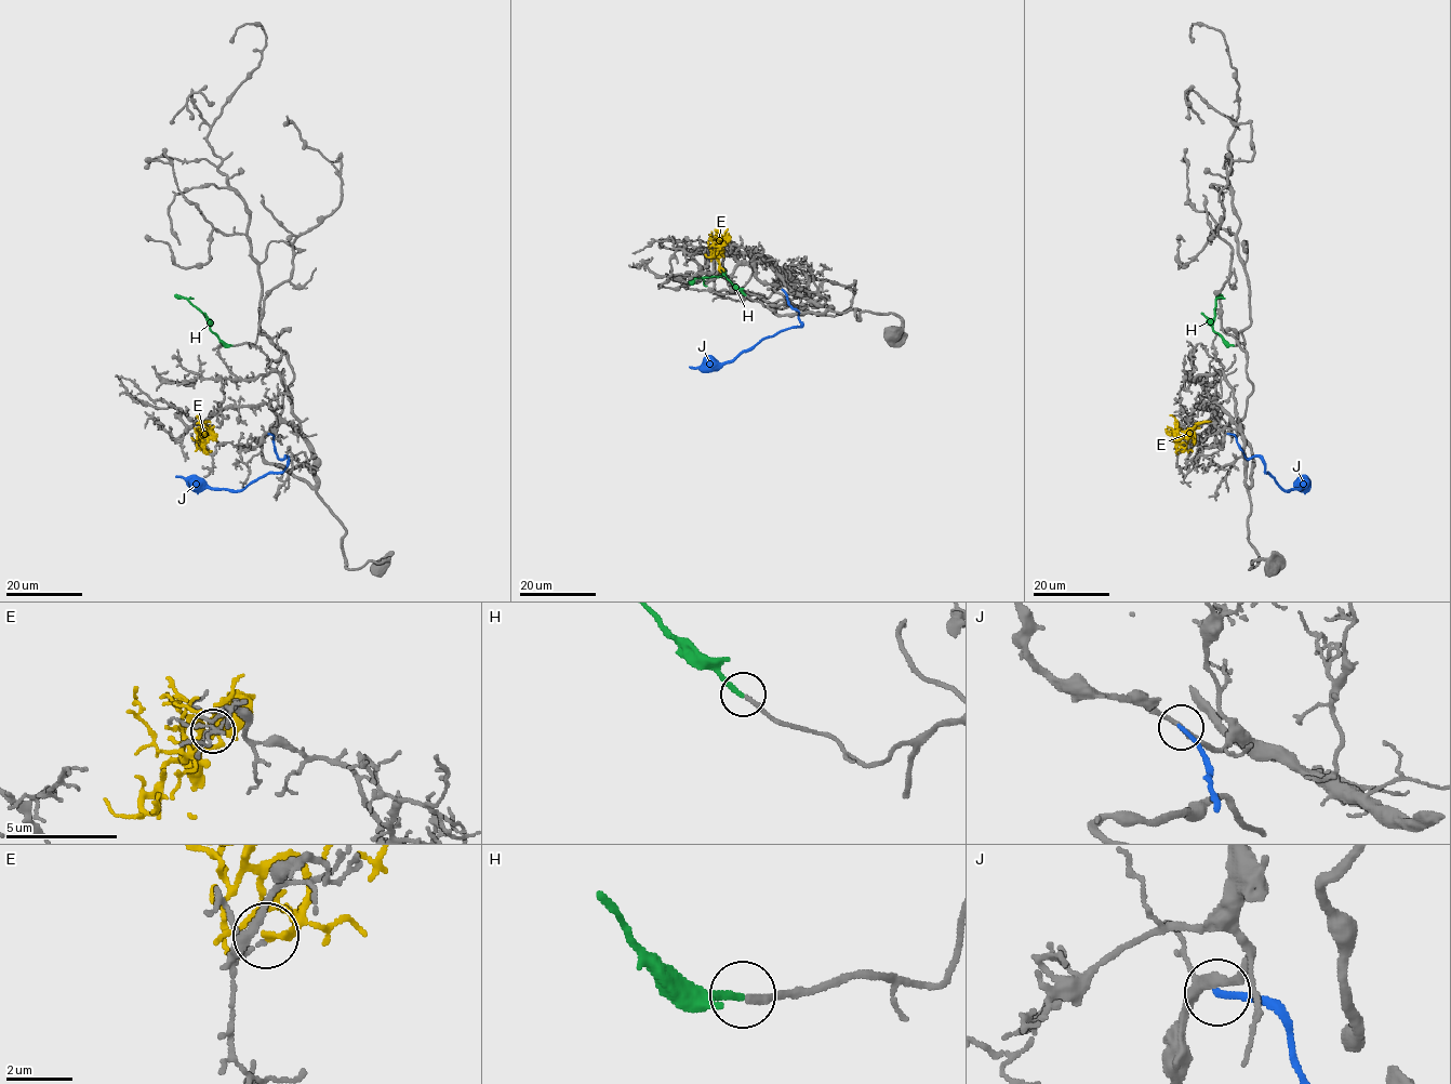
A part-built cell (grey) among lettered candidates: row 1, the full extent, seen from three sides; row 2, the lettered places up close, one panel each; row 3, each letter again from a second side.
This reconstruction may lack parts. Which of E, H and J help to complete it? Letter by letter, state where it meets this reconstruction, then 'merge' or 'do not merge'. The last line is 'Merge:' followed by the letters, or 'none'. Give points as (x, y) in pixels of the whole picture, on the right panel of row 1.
E: (1181, 451) | do not merge
H: (1233, 345) | merge
J: (1227, 434) | do not merge
Merge: H

